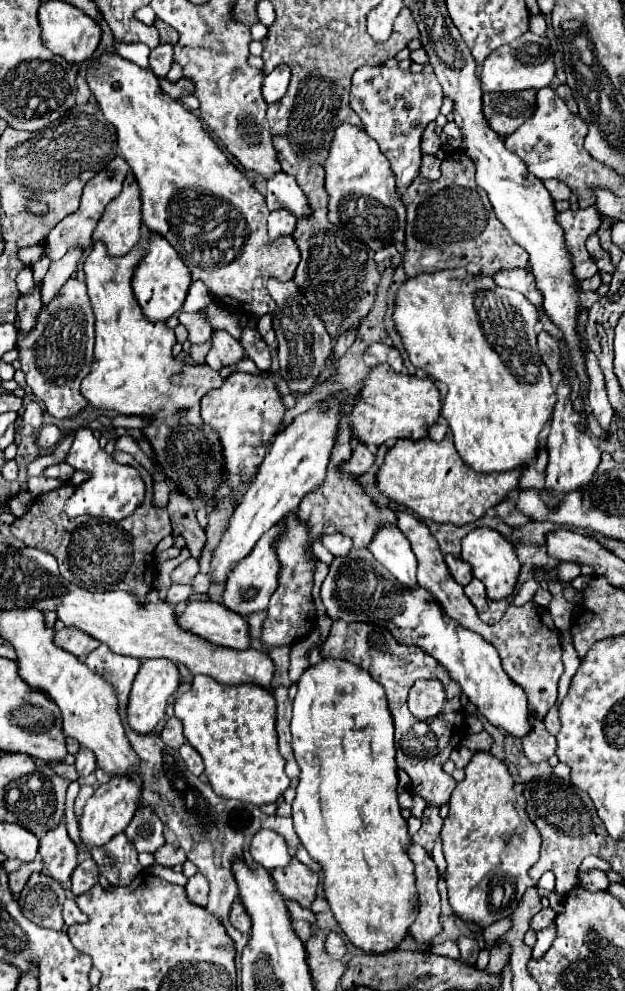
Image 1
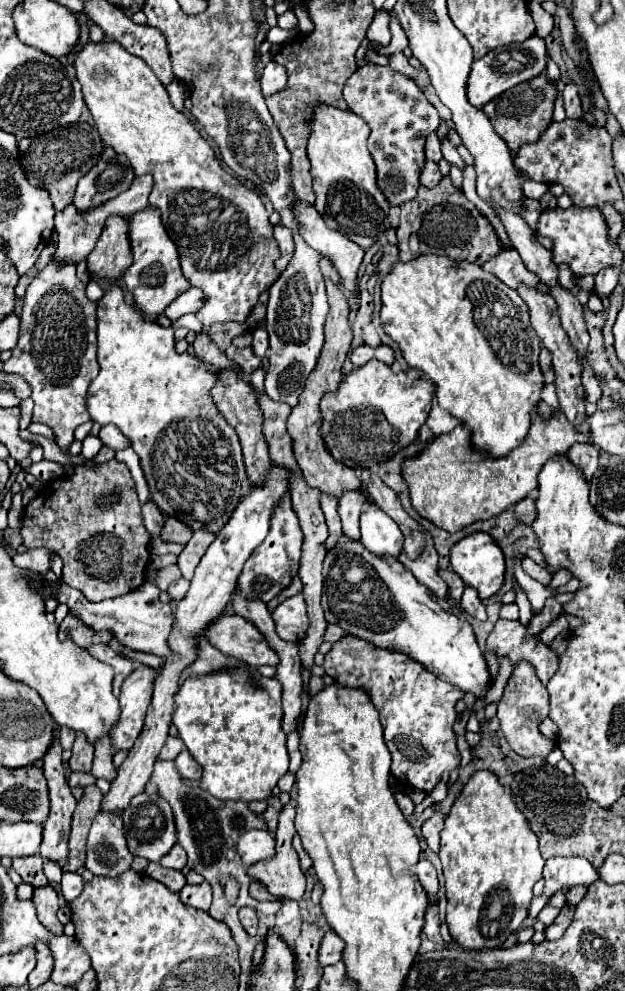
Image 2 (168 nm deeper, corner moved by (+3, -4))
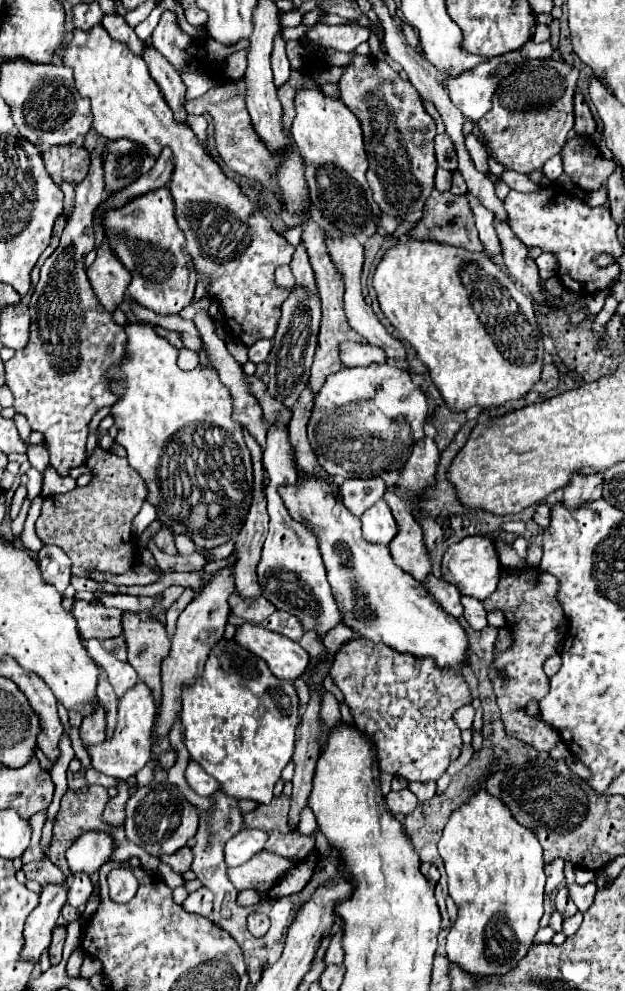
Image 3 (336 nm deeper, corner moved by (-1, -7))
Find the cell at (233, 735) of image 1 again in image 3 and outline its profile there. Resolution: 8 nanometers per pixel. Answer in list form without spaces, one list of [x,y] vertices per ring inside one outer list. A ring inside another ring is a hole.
[[[218,641],[208,655],[202,677],[184,689],[182,695],[182,741],[190,757],[220,783],[220,791],[228,797],[250,799],[256,803],[272,801],[272,789],[280,779],[282,769],[290,763],[298,725],[298,695],[292,681],[280,681],[268,665],[240,649],[234,641]]]

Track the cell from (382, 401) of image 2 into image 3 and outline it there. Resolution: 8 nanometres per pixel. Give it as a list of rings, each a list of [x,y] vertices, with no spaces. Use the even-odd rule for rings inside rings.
[[[348,341],[340,345],[340,359],[344,363],[344,369],[326,379],[326,383],[322,385],[316,397],[308,421],[308,439],[318,457],[318,463],[322,465],[324,471],[328,471],[340,481],[354,479],[354,477],[370,479],[370,477],[378,477],[384,471],[402,469],[412,453],[414,443],[424,437],[424,423],[430,415],[426,393],[412,381],[406,369],[378,365],[378,363],[386,363],[386,353],[376,345],[368,345],[368,343],[360,345]]]

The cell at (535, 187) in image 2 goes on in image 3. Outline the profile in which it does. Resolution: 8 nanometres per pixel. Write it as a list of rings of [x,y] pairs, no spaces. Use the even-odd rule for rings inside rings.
[[[506,171],[506,173],[502,175],[502,179],[508,183],[510,189],[520,191],[520,193],[534,193],[534,191],[540,189],[536,183],[530,181],[528,175],[522,175],[522,173],[518,173],[518,171]]]

